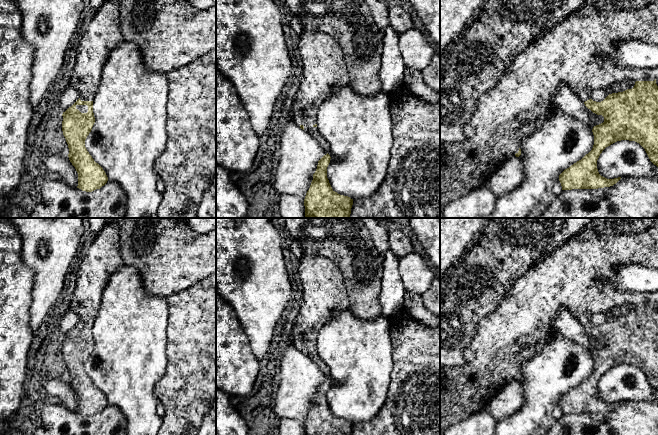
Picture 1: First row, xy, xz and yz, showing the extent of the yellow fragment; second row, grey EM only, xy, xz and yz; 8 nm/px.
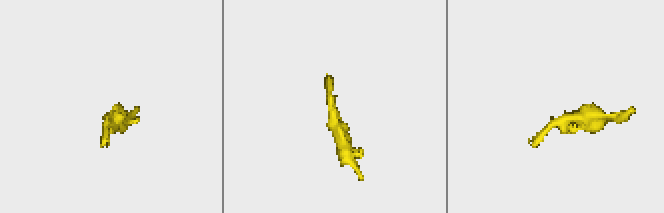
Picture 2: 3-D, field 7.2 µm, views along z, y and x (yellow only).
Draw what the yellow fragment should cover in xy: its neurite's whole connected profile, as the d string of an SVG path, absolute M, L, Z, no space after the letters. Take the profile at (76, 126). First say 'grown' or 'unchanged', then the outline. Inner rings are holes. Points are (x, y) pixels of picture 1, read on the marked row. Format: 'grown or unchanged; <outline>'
grown; M105 0L85 29L76 48L76 63L70 79L70 85L79 92L80 98L62 114L62 131L69 148L68 157L78 173L77 188L86 192L100 189L108 181L103 168L94 161L87 151L85 140L95 123L93 100L99 88L102 69L110 52L124 41L119 24L119 13L118 0Z

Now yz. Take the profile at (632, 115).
grown; M658 0L645 3L642 8L601 10L588 3L580 10L570 13L552 28L544 29L514 61L497 84L482 94L476 108L464 126L465 140L442 144L440 153L440 214L453 200L469 191L486 185L488 178L513 156L519 157L520 142L523 137L541 128L547 121L551 99L561 84L568 85L584 102L585 106L597 115L604 117L604 122L593 127L594 145L592 150L559 175L562 190L598 189L616 184L621 177L607 179L597 169L597 160L602 151L611 144L629 140L639 143L646 151L650 161L658 167L658 66L650 69L633 69L616 64L616 45L627 40L643 40L658 45ZM633 81L634 87L623 92L609 94L603 101L596 102L589 98L589 93L596 88L608 88L618 82Z

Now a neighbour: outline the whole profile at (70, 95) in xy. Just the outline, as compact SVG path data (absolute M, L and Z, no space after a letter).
M71 85L64 89L58 98L59 106L62 112L65 112L80 98L79 92Z

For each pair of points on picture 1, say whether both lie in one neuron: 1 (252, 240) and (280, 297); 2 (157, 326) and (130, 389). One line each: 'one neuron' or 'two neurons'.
1: one neuron
2: one neuron

